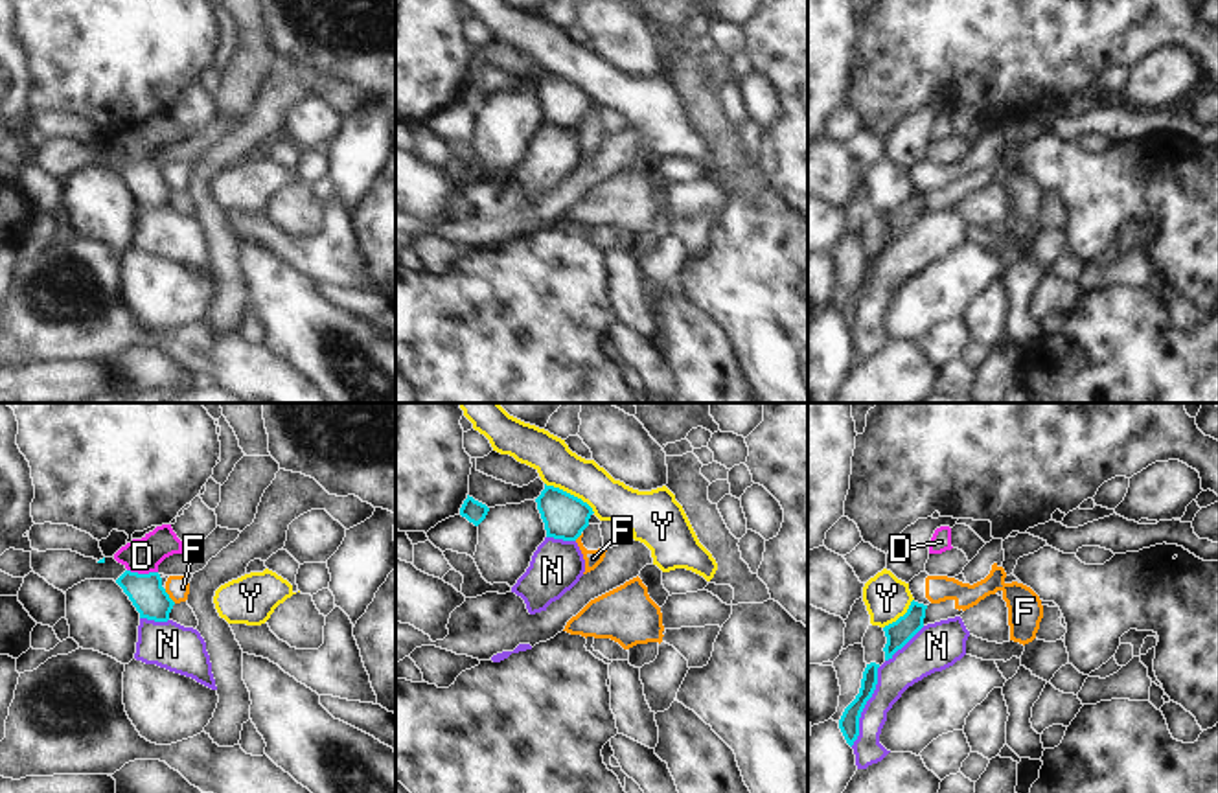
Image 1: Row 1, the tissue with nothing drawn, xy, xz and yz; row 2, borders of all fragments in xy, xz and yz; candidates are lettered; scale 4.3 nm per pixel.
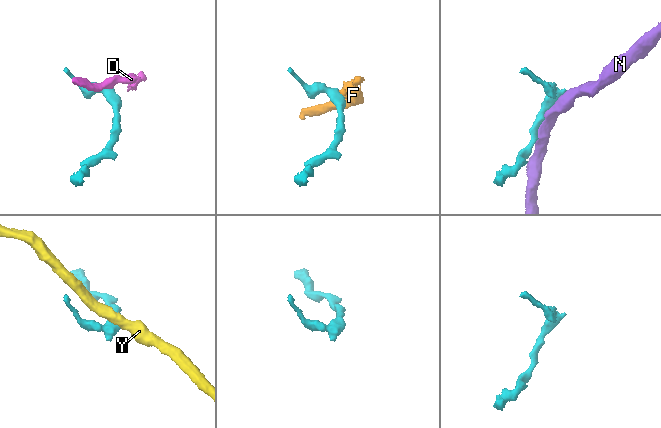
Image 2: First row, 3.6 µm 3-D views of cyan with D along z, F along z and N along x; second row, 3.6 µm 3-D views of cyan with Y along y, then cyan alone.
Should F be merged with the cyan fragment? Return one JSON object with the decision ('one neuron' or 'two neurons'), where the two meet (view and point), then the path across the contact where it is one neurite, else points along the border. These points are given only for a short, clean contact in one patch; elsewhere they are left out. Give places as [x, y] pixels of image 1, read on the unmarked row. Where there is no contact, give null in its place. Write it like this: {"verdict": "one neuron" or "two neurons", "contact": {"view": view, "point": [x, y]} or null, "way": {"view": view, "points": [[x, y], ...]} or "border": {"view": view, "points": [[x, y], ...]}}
{"verdict": "two neurons", "contact": {"view": "xy", "point": [168, 184]}, "border": {"view": "xy", "points": [[164, 177], [175, 190]]}}

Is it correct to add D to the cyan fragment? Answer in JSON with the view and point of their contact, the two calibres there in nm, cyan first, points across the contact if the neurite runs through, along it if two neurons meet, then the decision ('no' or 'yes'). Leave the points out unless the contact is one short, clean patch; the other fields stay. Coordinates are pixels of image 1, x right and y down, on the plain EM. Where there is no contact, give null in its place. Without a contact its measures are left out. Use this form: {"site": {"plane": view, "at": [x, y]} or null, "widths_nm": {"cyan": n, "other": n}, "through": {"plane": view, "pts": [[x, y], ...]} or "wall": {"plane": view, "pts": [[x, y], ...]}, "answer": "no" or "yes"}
{"site": {"plane": "xy", "at": [142, 162]}, "widths_nm": {"cyan": 150, "other": 150}, "wall": {"plane": "xy", "pts": [[127, 157], [157, 160]]}, "answer": "no"}

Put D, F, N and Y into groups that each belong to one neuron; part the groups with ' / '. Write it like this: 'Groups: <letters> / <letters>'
Groups: D F / N / Y.

